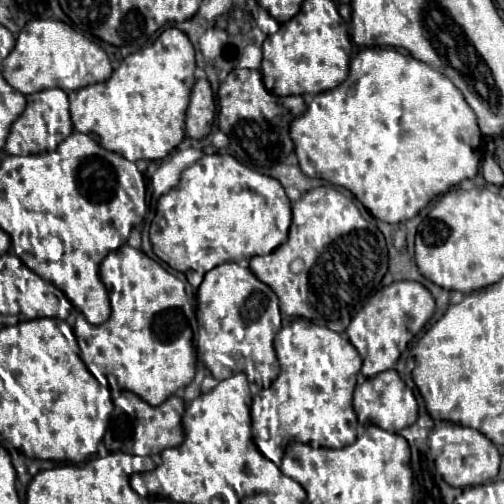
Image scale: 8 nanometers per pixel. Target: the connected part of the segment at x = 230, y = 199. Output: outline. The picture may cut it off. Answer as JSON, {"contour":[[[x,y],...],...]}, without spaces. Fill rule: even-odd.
{"contour":[[[230,154],[205,155],[186,168],[178,186],[158,200],[149,231],[154,254],[182,272],[194,288],[214,266],[270,254],[286,242],[292,222],[290,200],[296,202],[302,196],[296,188],[284,192],[276,178],[246,168]]]}

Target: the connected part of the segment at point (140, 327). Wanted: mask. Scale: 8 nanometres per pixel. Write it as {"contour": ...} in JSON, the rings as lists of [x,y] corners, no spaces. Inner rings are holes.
{"contour":[[[128,244],[120,246],[100,264],[100,278],[110,294],[112,313],[108,322],[102,326],[92,326],[86,322],[82,314],[78,314],[74,324],[74,334],[78,340],[80,357],[96,380],[102,386],[108,386],[112,401],[119,398],[122,391],[130,390],[129,392],[138,394],[144,402],[158,406],[166,398],[170,398],[176,390],[188,386],[194,380],[197,358],[190,328],[194,334],[198,333],[199,328],[194,295],[186,292],[184,282],[175,274],[164,270],[158,262],[148,258],[142,250],[136,250]]]}

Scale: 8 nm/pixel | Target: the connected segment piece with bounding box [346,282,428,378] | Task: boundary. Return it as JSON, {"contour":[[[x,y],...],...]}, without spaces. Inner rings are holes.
{"contour":[[[392,282],[390,286],[378,290],[368,302],[366,306],[352,318],[350,326],[346,328],[348,340],[356,346],[356,350],[362,356],[362,374],[366,378],[376,376],[384,370],[394,368],[396,360],[400,358],[400,340],[408,334],[408,326],[406,326],[406,312],[402,308],[400,296],[398,294],[416,294],[416,292],[428,292],[422,284],[418,282]],[[406,286],[406,288],[400,288]]]}

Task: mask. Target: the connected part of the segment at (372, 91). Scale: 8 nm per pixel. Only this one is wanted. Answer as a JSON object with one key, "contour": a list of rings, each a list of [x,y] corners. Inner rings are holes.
{"contour":[[[390,47],[364,48],[364,50],[360,50],[350,62],[348,78],[338,88],[322,92],[322,94],[316,94],[314,100],[310,102],[308,110],[302,116],[298,116],[296,120],[292,120],[290,138],[294,142],[298,164],[300,164],[302,172],[306,176],[322,178],[322,180],[326,180],[326,182],[334,184],[334,186],[342,186],[342,188],[350,190],[372,212],[374,218],[378,218],[382,222],[388,222],[388,224],[398,224],[398,222],[414,218],[424,206],[428,206],[428,202],[432,198],[444,194],[450,186],[456,186],[466,178],[474,178],[476,172],[478,172],[478,164],[482,160],[482,154],[484,154],[482,136],[480,136],[480,130],[478,130],[478,124],[476,124],[476,114],[466,104],[462,92],[442,72],[438,72],[432,66],[412,58],[410,54],[402,54],[402,52]]]}

